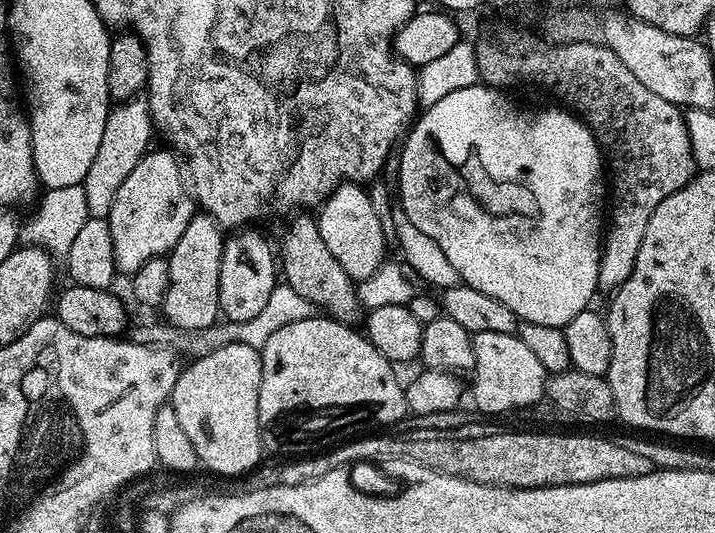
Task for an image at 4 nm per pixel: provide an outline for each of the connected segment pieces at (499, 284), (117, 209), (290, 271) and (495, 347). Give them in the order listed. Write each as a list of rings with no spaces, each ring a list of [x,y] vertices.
[[[477,82],[465,89],[454,90],[452,94],[447,94],[433,105],[425,107],[423,111],[415,117],[414,123],[411,125],[410,131],[407,133],[406,139],[403,141],[400,152],[400,170],[398,169],[398,189],[400,188],[400,198],[398,194],[398,205],[403,209],[409,221],[418,226],[427,237],[432,238],[438,246],[441,247],[442,253],[446,254],[447,261],[454,266],[459,279],[463,283],[468,284],[474,290],[482,290],[482,294],[490,294],[490,298],[498,298],[498,302],[503,302],[505,306],[510,306],[510,310],[516,312],[517,317],[525,324],[537,324],[538,326],[554,326],[555,328],[563,328],[565,324],[570,322],[570,318],[574,318],[579,312],[585,311],[589,307],[588,304],[592,300],[592,295],[598,292],[598,266],[600,265],[600,250],[602,247],[602,220],[600,224],[600,200],[596,197],[596,187],[600,184],[600,168],[602,172],[602,153],[599,144],[596,143],[596,136],[588,129],[587,124],[580,119],[579,116],[571,111],[565,110],[560,106],[552,106],[556,108],[519,108],[512,100],[507,100],[505,93],[498,88],[489,88],[483,82]]]
[[[147,151],[127,175],[114,198],[107,222],[110,238],[114,238],[117,273],[131,274],[150,262],[150,258],[167,257],[193,218],[194,200],[186,183],[185,169],[171,151],[163,151]]]
[[[293,215],[293,220],[284,232],[284,241],[281,242],[280,248],[278,244],[283,283],[292,287],[294,293],[313,303],[321,313],[331,316],[334,320],[352,322],[356,311],[361,311],[362,308],[357,296],[357,285],[348,277],[346,270],[342,270],[338,258],[334,258],[334,254],[326,250],[326,242],[322,242],[322,234],[318,230],[316,220],[308,216],[311,215]]]
[[[478,332],[473,335],[474,366],[470,373],[472,379],[472,400],[480,412],[512,412],[532,407],[546,396],[546,373],[542,362],[530,351],[530,346],[516,334],[490,334]]]

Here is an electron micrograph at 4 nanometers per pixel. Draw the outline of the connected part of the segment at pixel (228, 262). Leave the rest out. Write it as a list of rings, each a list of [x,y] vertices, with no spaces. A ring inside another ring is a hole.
[[[248,226],[243,230],[236,230],[224,241],[222,250],[222,270],[218,270],[218,302],[220,303],[220,316],[225,321],[247,322],[257,317],[266,302],[269,301],[270,294],[278,283],[278,256],[268,245],[268,240],[260,232],[255,232],[255,227]]]

